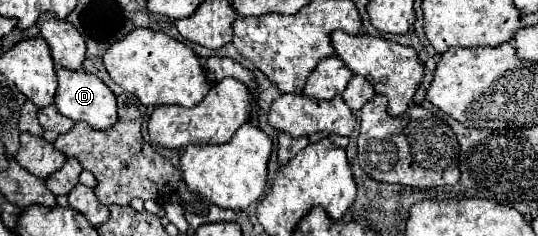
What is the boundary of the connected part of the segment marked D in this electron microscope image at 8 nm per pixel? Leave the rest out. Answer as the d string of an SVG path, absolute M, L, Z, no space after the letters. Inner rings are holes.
M58 68L56 80L58 80L58 92L56 92L54 106L58 108L60 114L68 116L74 122L86 122L88 126L92 126L96 130L106 130L118 120L116 96L98 76L88 74L88 72L74 72L74 70L66 70L66 68Z

